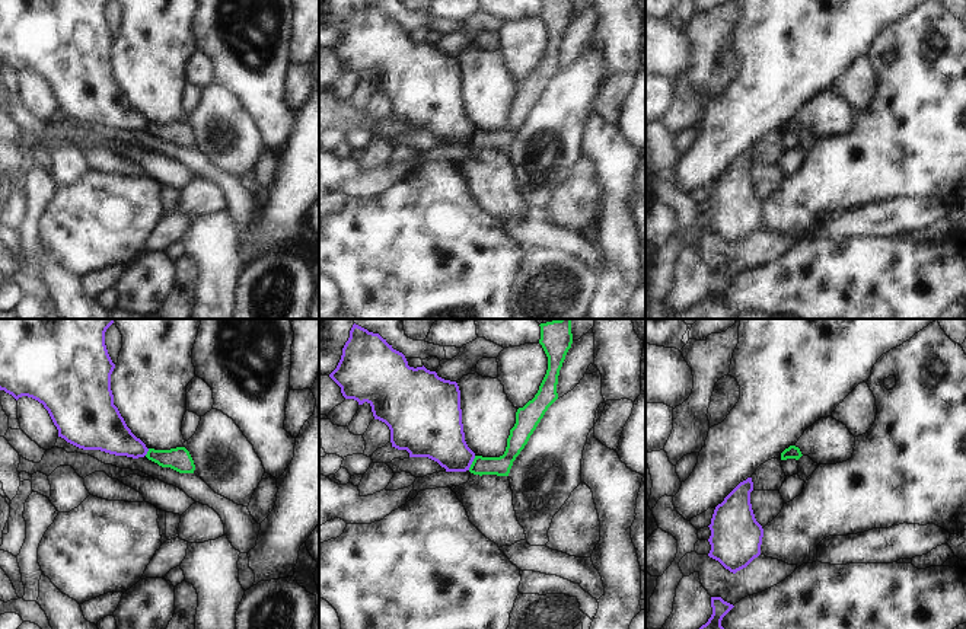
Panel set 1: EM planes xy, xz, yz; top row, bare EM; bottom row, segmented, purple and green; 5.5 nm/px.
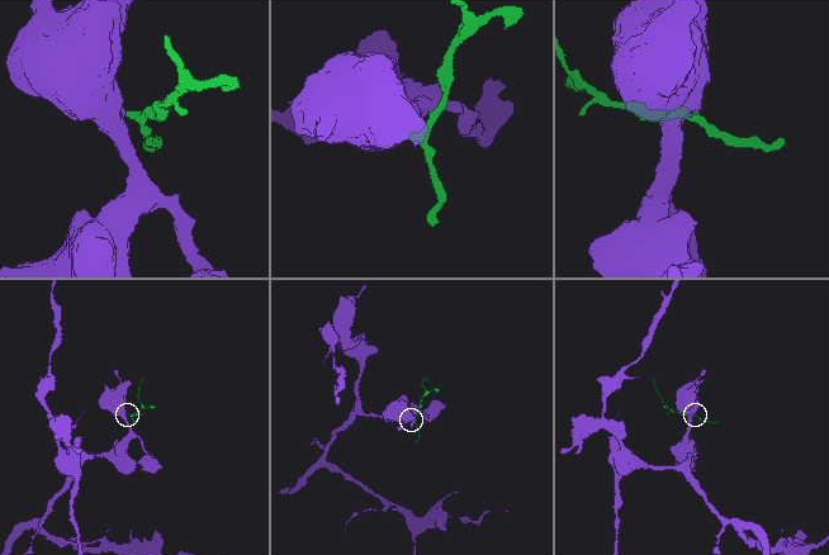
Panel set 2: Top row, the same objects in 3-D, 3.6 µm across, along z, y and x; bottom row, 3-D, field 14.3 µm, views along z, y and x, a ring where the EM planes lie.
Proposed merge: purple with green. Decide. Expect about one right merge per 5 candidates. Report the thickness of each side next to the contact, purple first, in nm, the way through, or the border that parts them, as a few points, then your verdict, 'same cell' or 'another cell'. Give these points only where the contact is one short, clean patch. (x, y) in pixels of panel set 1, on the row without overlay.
calibres 280 and 110 nm; border xz (475, 130), (468, 143); another cell

